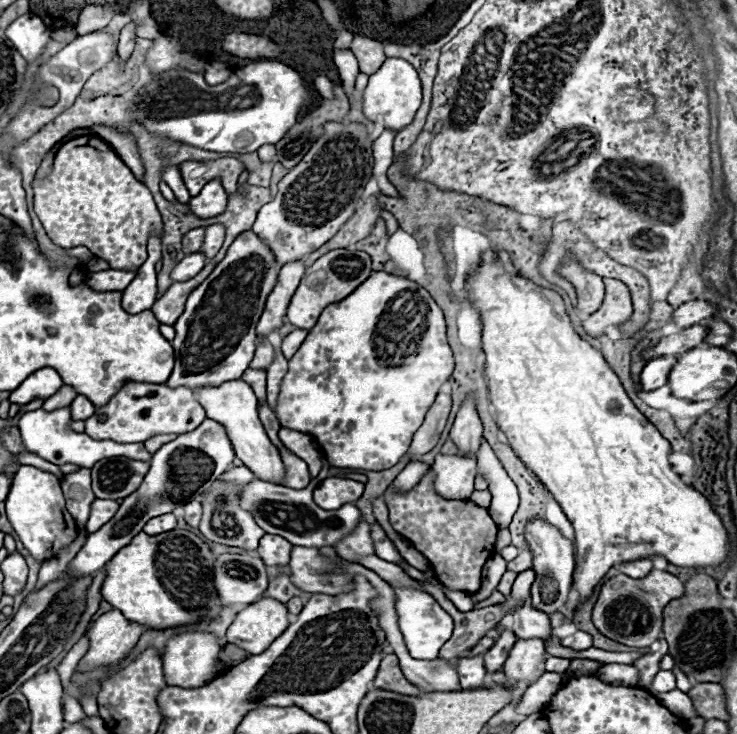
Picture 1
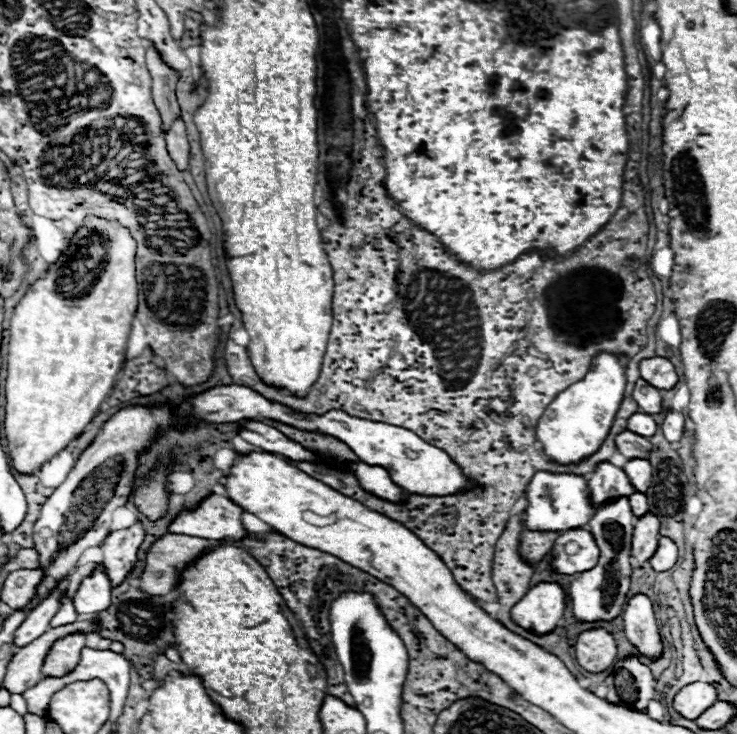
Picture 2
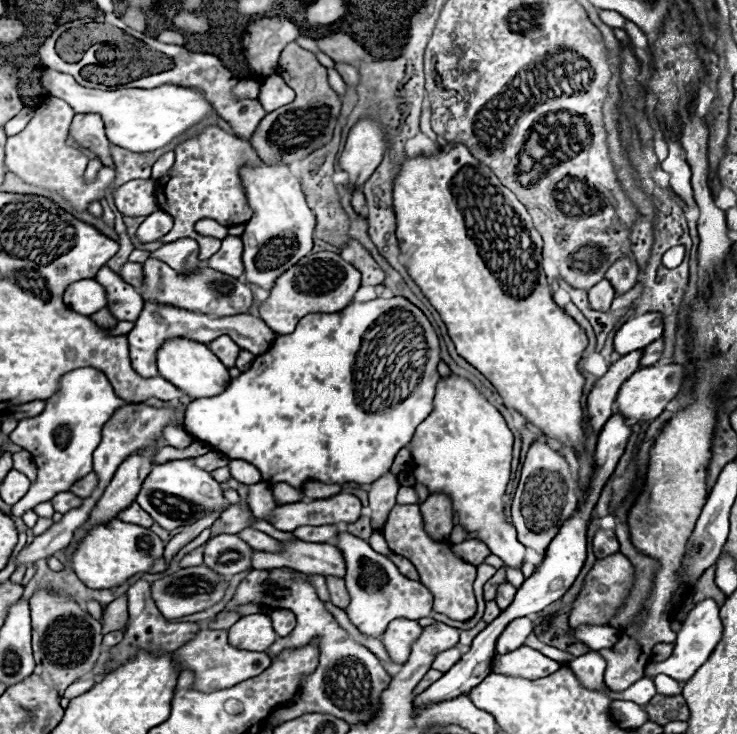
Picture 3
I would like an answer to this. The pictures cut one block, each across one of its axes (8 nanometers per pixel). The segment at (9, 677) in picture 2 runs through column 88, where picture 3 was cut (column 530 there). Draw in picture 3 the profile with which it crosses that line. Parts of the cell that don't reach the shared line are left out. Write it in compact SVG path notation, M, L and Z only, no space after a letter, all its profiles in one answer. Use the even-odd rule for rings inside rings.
M522 616L522 618L512 620L512 624L508 624L504 628L504 632L500 634L500 638L496 642L496 654L506 654L506 652L512 652L512 650L520 648L528 634L532 634L530 618Z

